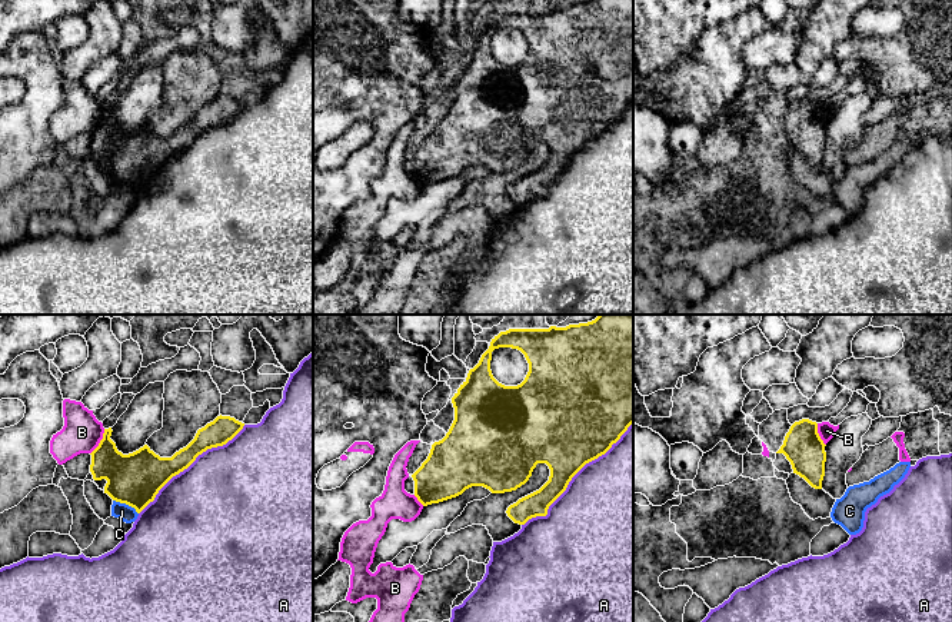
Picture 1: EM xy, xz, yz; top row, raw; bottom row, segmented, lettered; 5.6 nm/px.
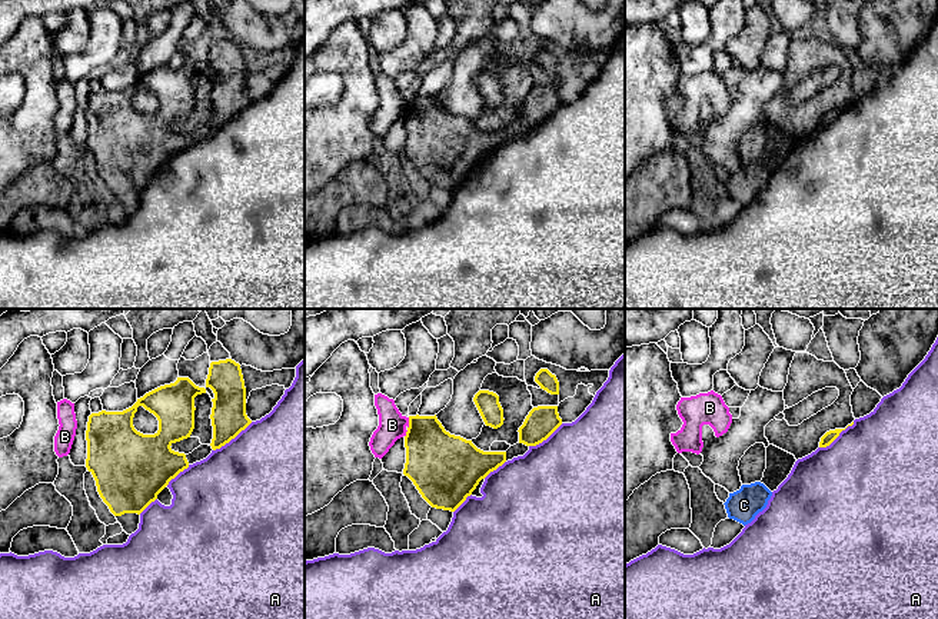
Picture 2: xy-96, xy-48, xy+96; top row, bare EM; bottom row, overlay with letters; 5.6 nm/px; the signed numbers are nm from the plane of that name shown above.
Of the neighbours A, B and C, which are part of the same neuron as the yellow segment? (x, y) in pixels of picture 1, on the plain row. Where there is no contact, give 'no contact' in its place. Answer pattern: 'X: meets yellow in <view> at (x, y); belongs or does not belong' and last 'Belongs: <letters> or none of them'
A: meets yellow in xz at (573, 155); does not belong
B: meets yellow in xy at (100, 122); does not belong
C: meets yellow in xy at (126, 183); does not belong
Belongs: none of them

